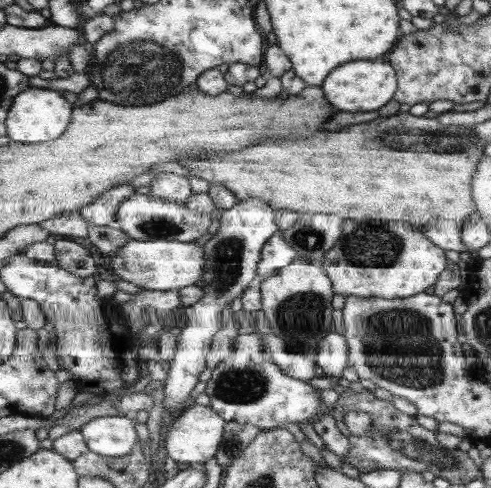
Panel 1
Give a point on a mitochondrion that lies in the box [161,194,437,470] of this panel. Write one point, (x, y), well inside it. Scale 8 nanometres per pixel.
(301, 317)

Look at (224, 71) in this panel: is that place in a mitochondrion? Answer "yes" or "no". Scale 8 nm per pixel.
no

